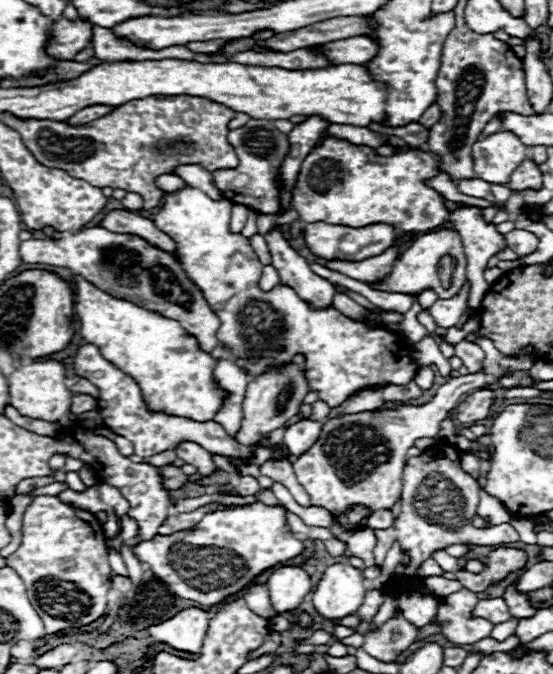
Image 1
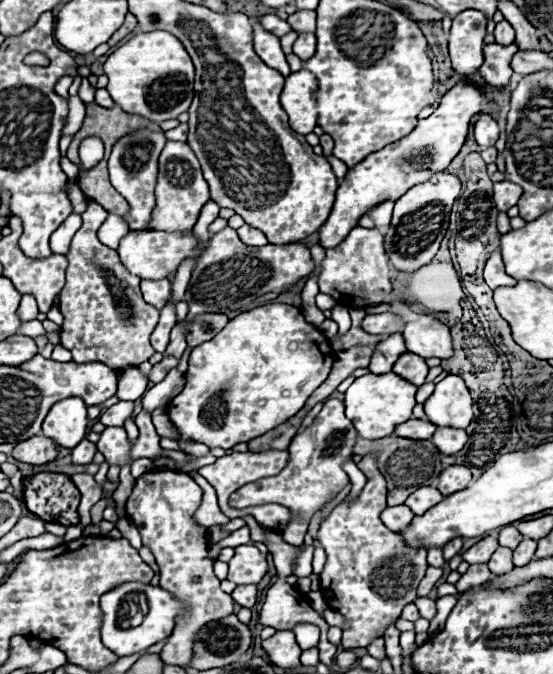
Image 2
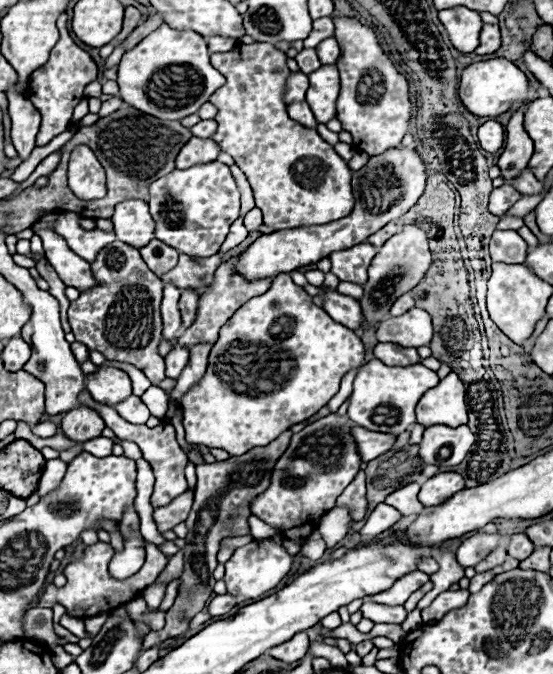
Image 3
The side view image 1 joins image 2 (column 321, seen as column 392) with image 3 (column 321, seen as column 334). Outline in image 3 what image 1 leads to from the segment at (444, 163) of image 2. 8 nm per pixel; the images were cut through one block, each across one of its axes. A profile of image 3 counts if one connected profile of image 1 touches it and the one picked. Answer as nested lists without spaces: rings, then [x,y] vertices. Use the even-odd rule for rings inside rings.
[[[398,146],[378,156],[372,156],[364,168],[352,172],[352,194],[356,198],[356,204],[348,216],[330,224],[262,234],[254,244],[250,244],[242,252],[238,260],[238,270],[248,280],[262,278],[262,276],[288,274],[300,266],[316,264],[322,258],[328,258],[332,252],[348,250],[356,244],[362,244],[370,234],[380,230],[384,224],[404,216],[424,194],[426,180],[428,180],[426,164],[418,156],[416,150]]]

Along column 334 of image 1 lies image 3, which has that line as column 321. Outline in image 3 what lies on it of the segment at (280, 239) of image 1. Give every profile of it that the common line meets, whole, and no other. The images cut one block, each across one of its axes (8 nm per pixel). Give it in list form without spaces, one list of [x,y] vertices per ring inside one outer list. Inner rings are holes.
[[[320,290],[322,296],[326,296],[326,304],[324,304],[324,310],[342,326],[350,328],[350,330],[358,330],[362,326],[362,310],[360,310],[360,304],[356,300],[352,300],[350,296],[342,296],[338,294],[336,290],[332,292],[324,292]]]

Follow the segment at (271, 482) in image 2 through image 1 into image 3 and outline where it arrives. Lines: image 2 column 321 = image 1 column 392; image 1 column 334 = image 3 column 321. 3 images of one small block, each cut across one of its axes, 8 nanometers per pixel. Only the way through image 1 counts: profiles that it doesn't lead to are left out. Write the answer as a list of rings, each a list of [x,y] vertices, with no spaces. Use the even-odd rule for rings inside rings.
[[[332,412],[294,434],[288,450],[274,466],[268,490],[252,502],[252,512],[276,526],[284,538],[304,544],[304,538],[318,528],[320,516],[336,504],[336,498],[360,472],[362,460],[352,436],[354,426],[348,416]]]

